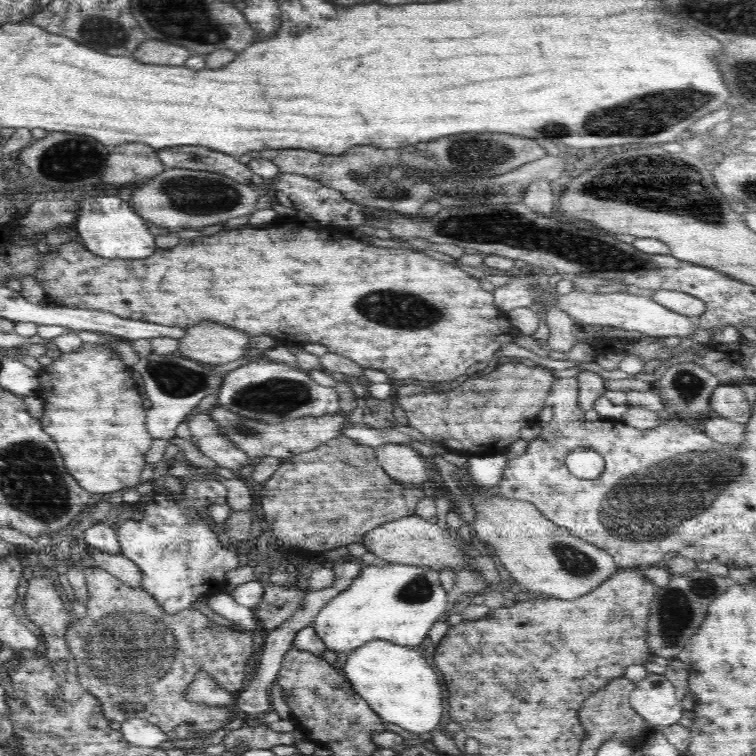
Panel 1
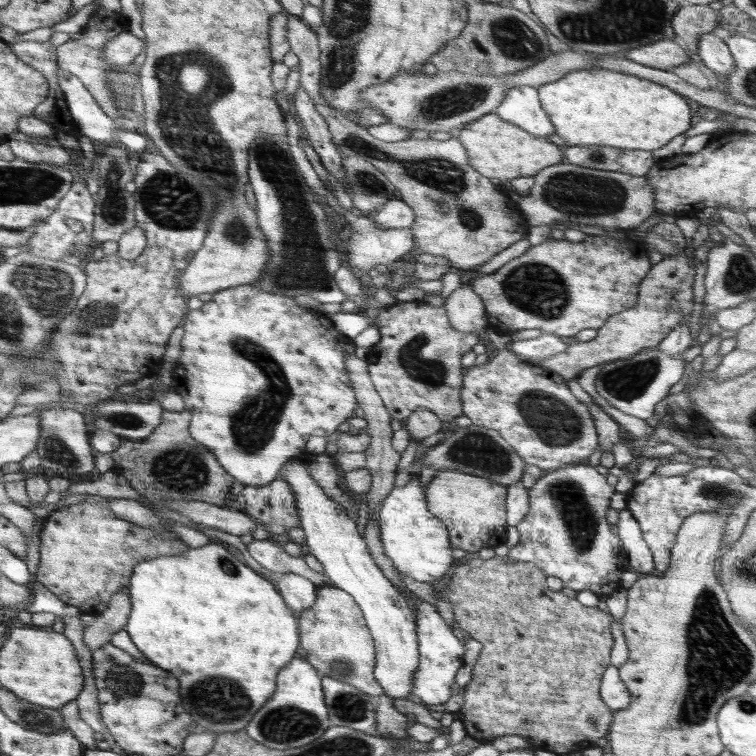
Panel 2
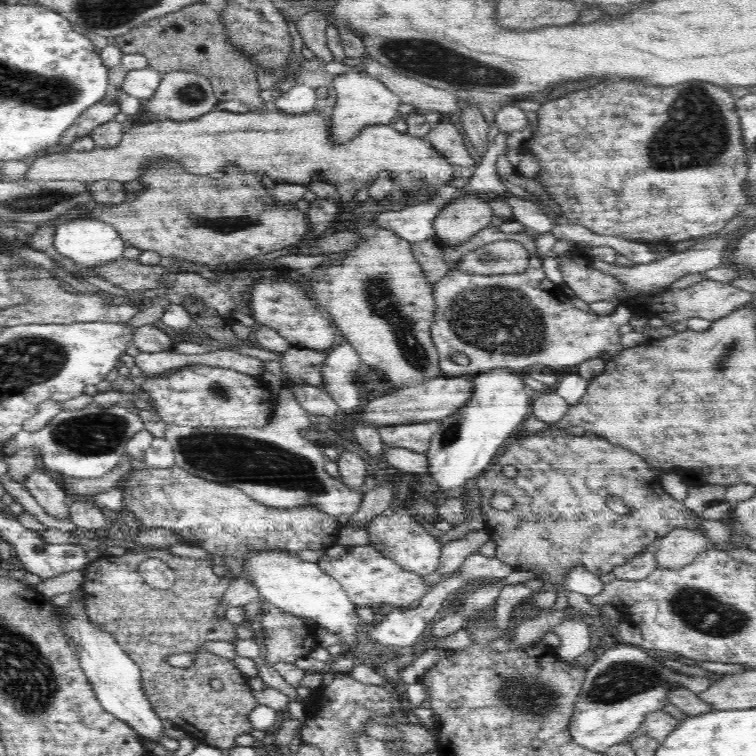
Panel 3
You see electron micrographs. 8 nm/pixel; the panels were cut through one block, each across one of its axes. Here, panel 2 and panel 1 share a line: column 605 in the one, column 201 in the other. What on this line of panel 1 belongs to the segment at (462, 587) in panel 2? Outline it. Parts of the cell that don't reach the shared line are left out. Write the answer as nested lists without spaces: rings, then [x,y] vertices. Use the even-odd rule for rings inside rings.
[[[91,564],[81,566],[81,571],[87,582],[89,596],[87,616],[73,618],[65,640],[77,663],[79,683],[86,691],[96,695],[103,715],[109,722],[121,723],[131,716],[143,718],[158,725],[170,740],[210,737],[230,723],[234,706],[192,703],[184,694],[200,670],[228,692],[238,693],[246,688],[246,665],[253,652],[253,636],[220,626],[197,609],[186,609],[170,616],[142,587],[132,588],[108,571]],[[125,702],[140,703],[144,708],[138,712],[126,712],[121,708]]]

